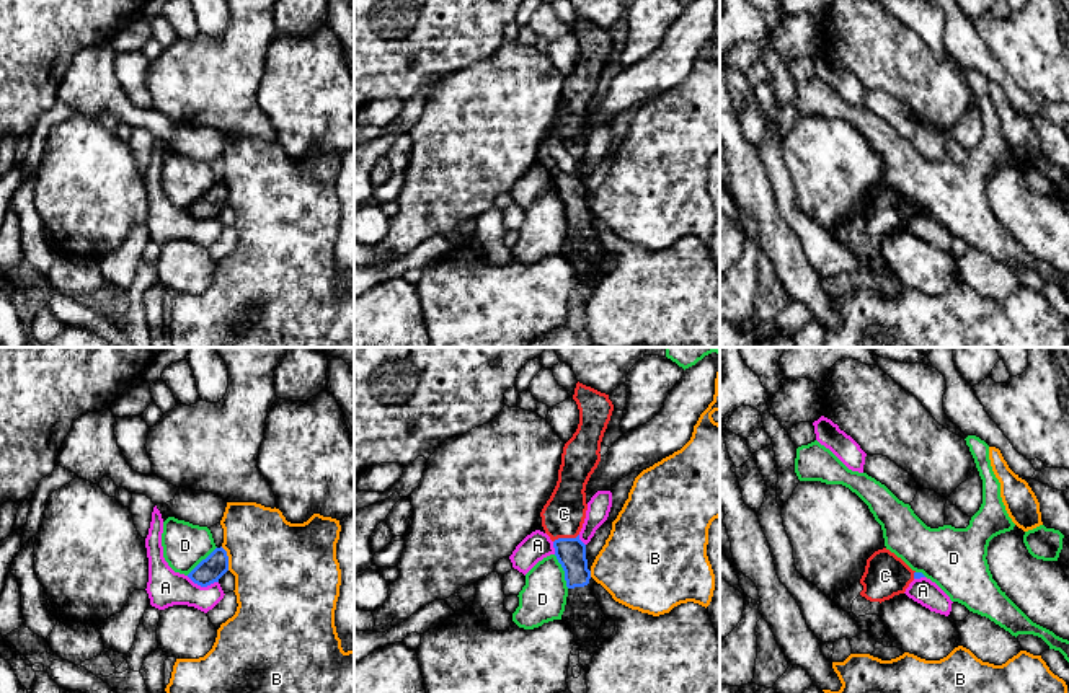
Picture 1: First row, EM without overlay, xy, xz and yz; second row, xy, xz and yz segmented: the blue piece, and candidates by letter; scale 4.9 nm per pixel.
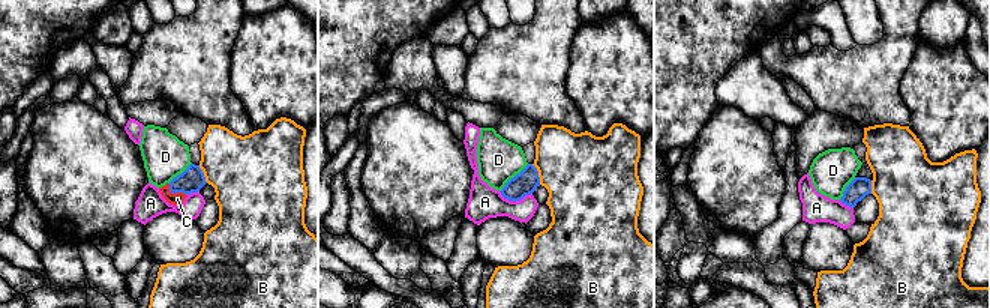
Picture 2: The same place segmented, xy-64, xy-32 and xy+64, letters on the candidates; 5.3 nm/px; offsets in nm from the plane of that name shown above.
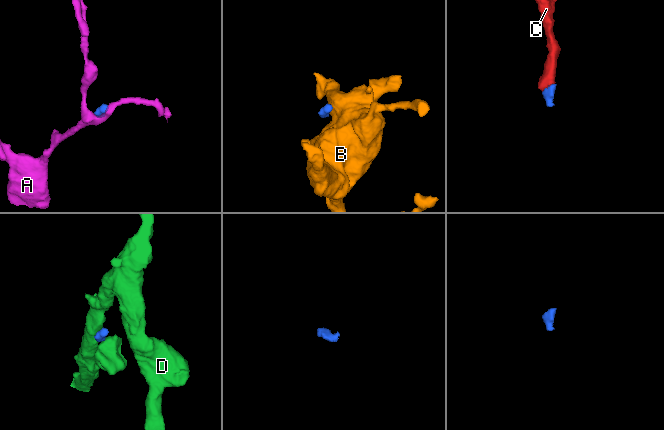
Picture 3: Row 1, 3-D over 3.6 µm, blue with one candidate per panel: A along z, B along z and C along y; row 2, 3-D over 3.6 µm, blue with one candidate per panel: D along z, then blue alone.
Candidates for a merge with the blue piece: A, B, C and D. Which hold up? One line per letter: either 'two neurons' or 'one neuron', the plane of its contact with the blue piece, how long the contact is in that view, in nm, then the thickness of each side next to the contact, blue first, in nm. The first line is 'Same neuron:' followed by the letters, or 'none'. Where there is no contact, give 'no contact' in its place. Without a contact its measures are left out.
Same neuron: C
A: two neurons; meets blue in xy; contact 160 nm long; 120 nm thick on the blue side, 190 nm on the other
B: two neurons; meets blue in xy; contact 130 nm long; 120 nm thick on the blue side, 440 nm on the other
C: one neuron; meets blue in xz; contact 130 nm long; 140 nm thick on the blue side, 200 nm on the other
D: two neurons; meets blue in xz; contact 180 nm long; 140 nm thick on the blue side, 220 nm on the other

